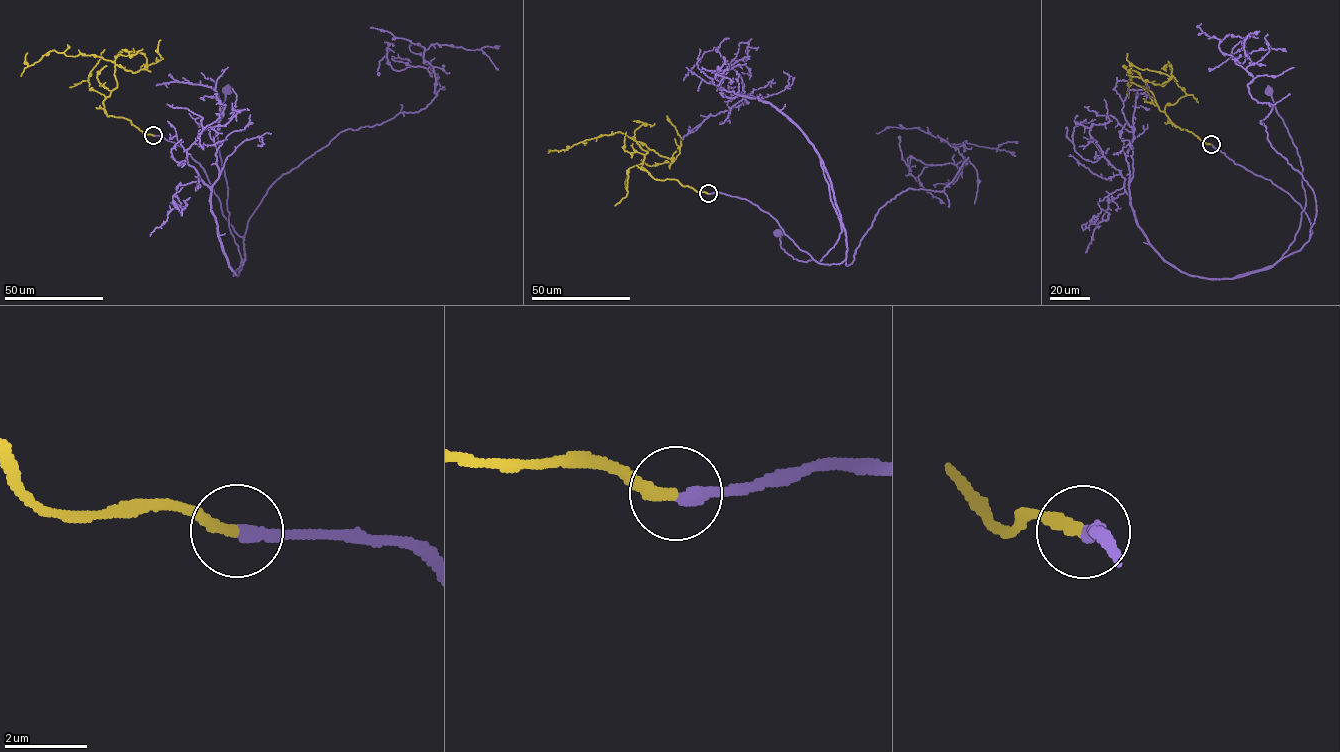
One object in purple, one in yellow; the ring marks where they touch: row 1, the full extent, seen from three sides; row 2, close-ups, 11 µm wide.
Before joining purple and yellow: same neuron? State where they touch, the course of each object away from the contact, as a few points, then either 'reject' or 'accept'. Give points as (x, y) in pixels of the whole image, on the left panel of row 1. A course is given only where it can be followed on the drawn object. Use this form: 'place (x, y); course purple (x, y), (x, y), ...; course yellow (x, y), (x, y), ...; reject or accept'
place (153, 135); course purple (153, 135), (183, 147), (205, 172), (222, 213), (243, 238), (241, 266), (229, 225), (217, 130), (227, 89); course yellow (153, 135), (107, 116), (102, 102), (117, 86), (114, 62), (52, 50), (29, 66), (27, 52); accept

